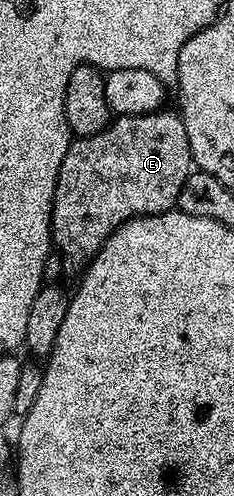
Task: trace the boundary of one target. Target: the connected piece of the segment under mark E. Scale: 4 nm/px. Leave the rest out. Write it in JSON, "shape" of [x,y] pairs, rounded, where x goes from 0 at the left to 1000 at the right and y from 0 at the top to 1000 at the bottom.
{"shape":[[[679,222],[598,230],[594,234],[513,234],[474,240],[470,250],[444,262],[427,262],[389,274],[342,274],[303,280],[291,294],[291,310],[274,310],[274,327],[256,327],[256,351],[239,359],[239,383],[231,385],[231,405],[222,407],[222,431],[214,433],[214,480],[226,498],[265,514],[265,532],[282,540],[303,540],[321,552],[346,550],[380,532],[385,522],[436,502],[444,488],[517,452],[538,444],[560,444],[585,435],[645,435],[688,427],[722,427],[756,413],[769,375],[812,357],[821,345],[821,325],[812,319],[812,296],[803,294],[803,262],[786,262],[786,246],[756,224]]]}

